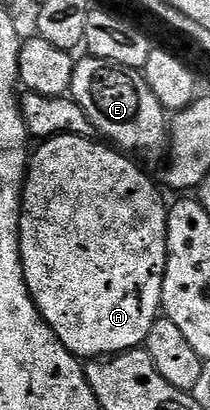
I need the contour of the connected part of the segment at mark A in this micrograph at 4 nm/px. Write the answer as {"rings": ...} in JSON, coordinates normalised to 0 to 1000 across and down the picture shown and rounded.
{"rings":[[[305,324],[271,334],[205,341],[181,366],[157,366],[124,415],[124,446],[105,456],[105,515],[86,532],[86,580],[95,583],[95,622],[105,659],[133,710],[171,739],[200,776],[267,807],[267,827],[305,837],[305,846],[376,876],[481,876],[533,871],[614,851],[681,849],[705,827],[705,807],[724,807],[724,788],[743,788],[771,763],[771,702],[781,700],[781,661],[790,659],[790,512],[795,493],[771,493],[752,473],[757,454],[657,402],[614,393],[595,371],[529,359],[519,351],[462,354],[462,341],[424,334],[352,334]]]}

